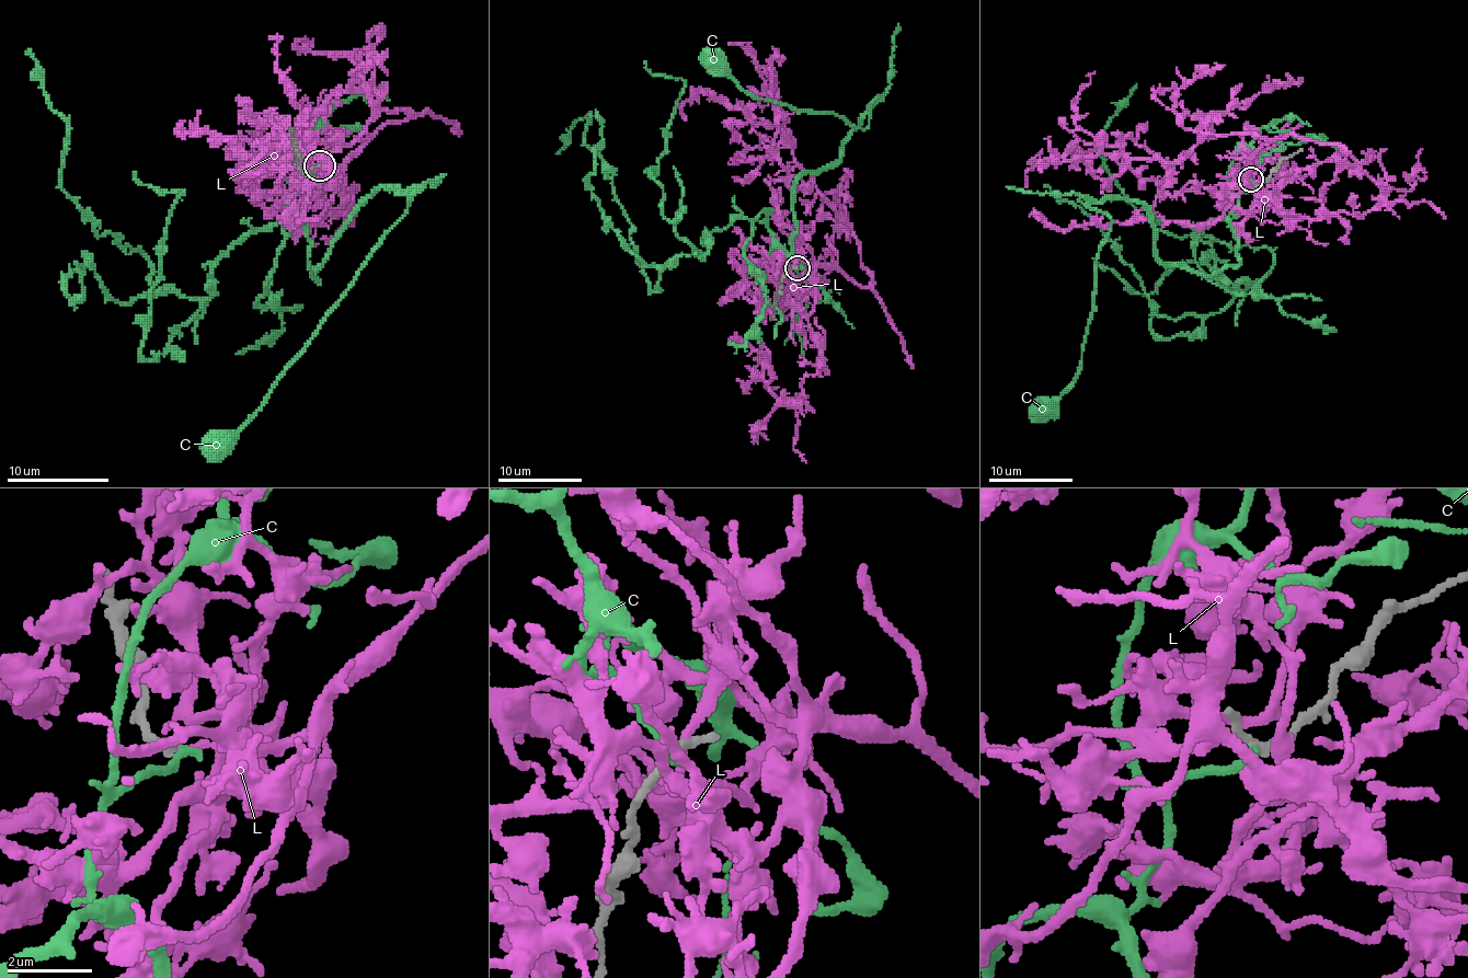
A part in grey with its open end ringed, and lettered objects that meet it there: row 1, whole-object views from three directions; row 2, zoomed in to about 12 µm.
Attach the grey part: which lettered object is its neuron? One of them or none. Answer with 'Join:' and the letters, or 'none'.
Join: none

